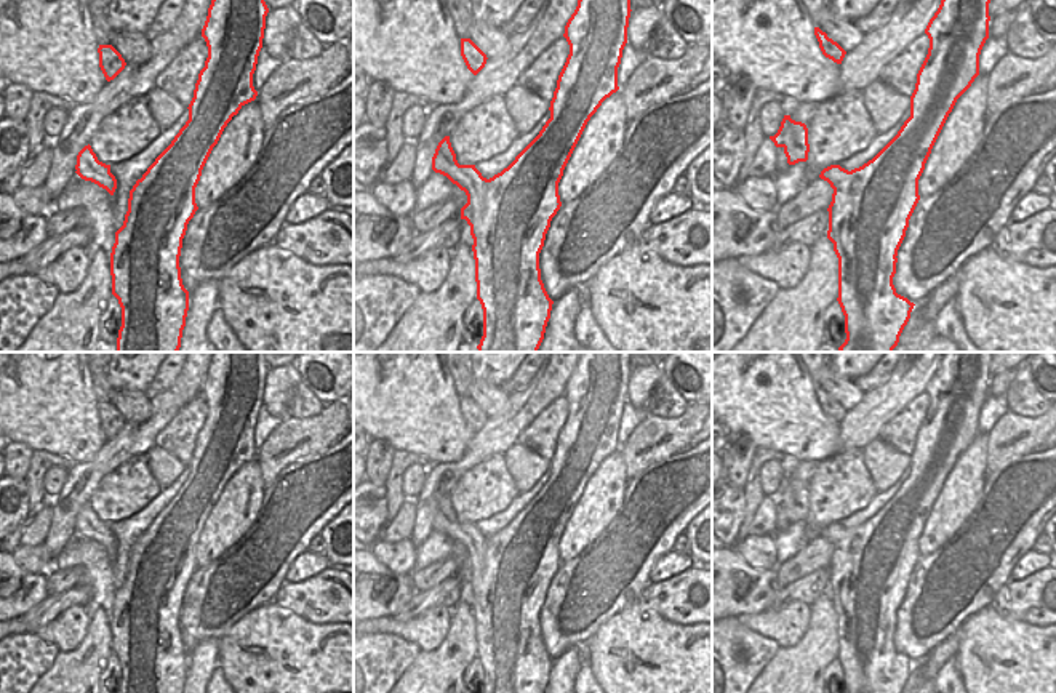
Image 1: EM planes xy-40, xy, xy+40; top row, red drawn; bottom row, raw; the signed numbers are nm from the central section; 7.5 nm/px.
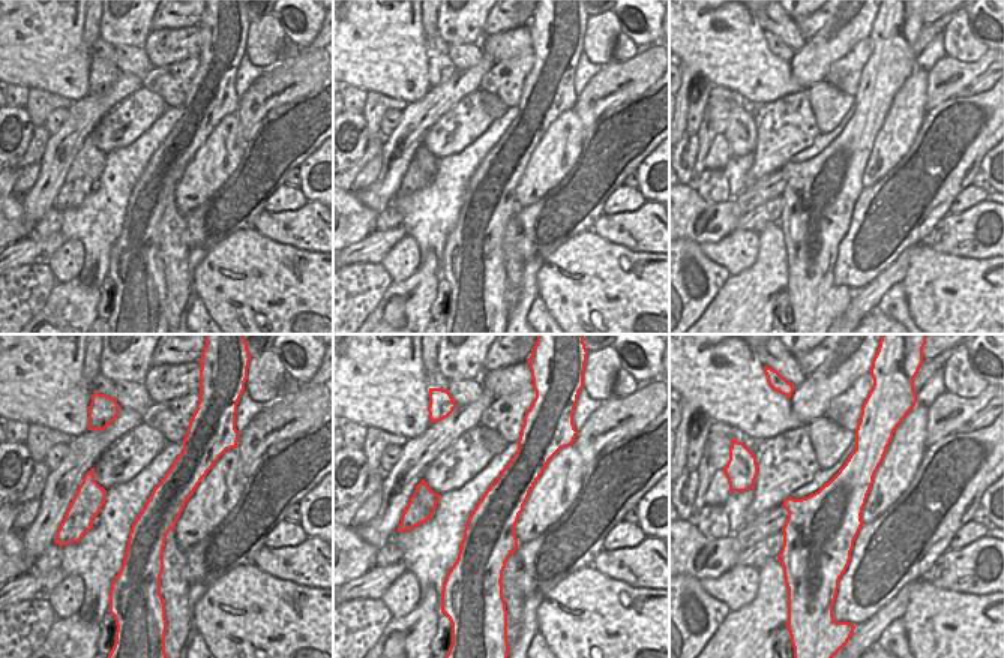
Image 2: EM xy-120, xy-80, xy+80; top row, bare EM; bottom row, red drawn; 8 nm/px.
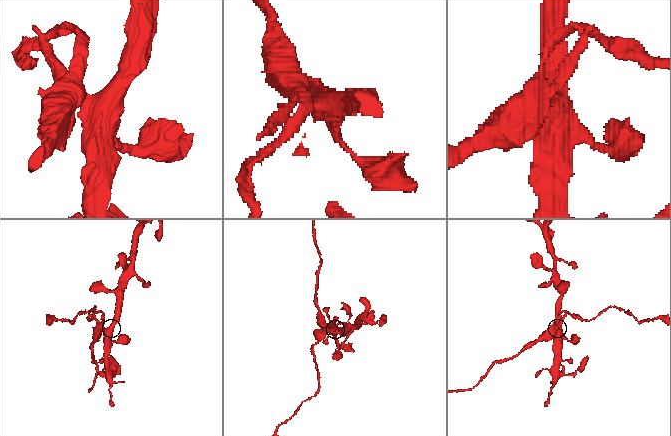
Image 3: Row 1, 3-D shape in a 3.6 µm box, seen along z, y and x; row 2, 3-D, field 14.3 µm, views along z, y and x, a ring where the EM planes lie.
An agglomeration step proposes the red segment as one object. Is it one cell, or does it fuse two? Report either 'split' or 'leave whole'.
split

